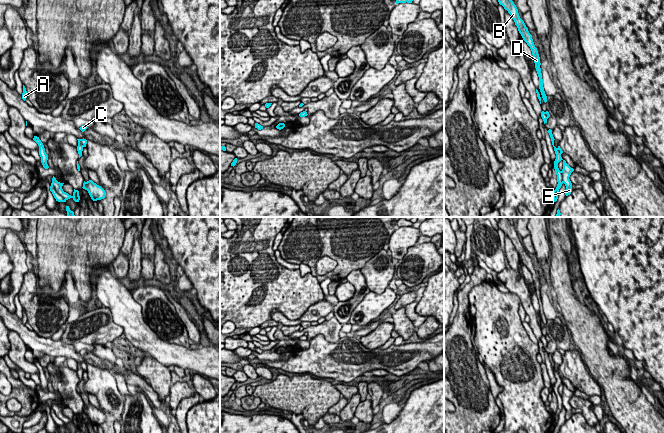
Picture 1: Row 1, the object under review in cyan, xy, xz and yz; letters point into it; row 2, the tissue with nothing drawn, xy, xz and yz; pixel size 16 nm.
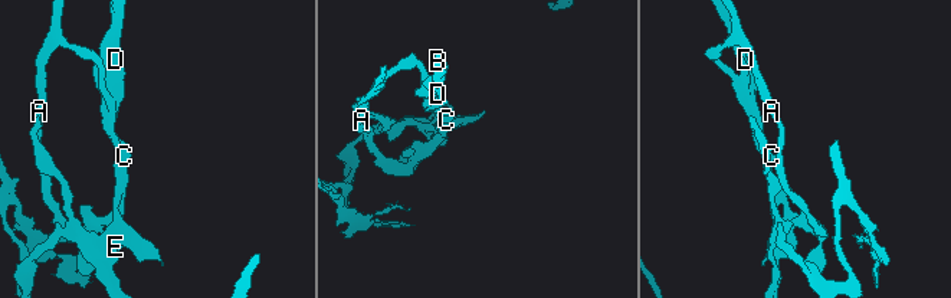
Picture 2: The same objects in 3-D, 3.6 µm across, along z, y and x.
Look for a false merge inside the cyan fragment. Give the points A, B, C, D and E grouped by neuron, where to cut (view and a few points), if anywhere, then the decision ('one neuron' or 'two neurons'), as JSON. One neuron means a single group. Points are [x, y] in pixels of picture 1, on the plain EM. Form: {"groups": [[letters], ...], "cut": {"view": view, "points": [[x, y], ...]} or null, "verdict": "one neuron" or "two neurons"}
{"groups": [["A"], ["B", "C", "D", "E"]], "cut": {"view": "xy", "points": [[51, 407], [65, 424]]}, "verdict": "two neurons"}

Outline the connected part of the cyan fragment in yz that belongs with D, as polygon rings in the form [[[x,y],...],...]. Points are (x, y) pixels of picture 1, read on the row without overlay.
[[[500,217],[498,226],[511,239],[523,264],[527,267],[527,269],[530,271],[530,273],[532,275],[535,292],[536,292],[536,295],[537,295],[537,298],[539,301],[539,313],[540,313],[542,322],[543,322],[544,326],[546,327],[547,320],[545,318],[544,311],[543,311],[543,303],[542,303],[542,297],[541,297],[541,292],[540,292],[540,289],[541,289],[540,281],[539,281],[537,272],[534,269],[532,259],[529,257],[528,252],[526,251],[524,245],[520,242],[518,233],[517,233],[516,229],[514,228],[514,226],[509,222],[508,217]]]

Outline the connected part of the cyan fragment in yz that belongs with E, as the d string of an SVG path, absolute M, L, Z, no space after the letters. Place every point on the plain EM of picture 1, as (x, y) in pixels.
M563 384L563 393L560 395L557 386L554 387L554 393L555 393L555 398L557 399L557 411L556 413L552 416L553 418L553 425L556 426L558 423L559 419L559 413L561 412L562 408L564 407L566 410L565 414L565 419L568 420L572 416L572 407L569 403L571 397L574 395L573 392L571 392L565 384Z

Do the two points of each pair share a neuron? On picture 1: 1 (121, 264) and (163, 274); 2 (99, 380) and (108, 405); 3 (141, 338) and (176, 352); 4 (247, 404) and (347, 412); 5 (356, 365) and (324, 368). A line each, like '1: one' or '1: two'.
1: one
2: one
3: one
4: one
5: one

